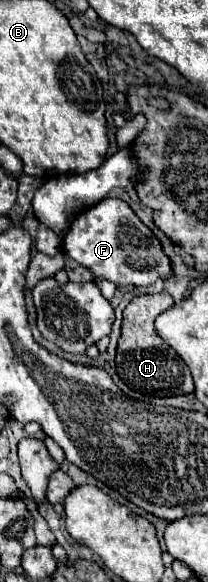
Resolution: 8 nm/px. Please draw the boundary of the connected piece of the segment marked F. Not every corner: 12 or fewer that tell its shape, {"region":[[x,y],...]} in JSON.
{"region":[[123,199],[81,211],[63,255],[117,287],[173,277]]}

